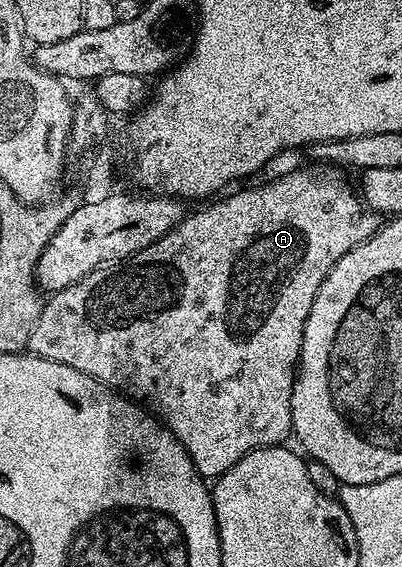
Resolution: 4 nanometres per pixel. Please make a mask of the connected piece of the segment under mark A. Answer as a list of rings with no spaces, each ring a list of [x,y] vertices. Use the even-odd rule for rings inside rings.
[[[311,164],[308,170],[291,170],[264,186],[251,186],[236,194],[228,193],[223,196],[228,198],[220,197],[215,200],[220,202],[212,201],[207,204],[212,206],[207,206],[196,214],[188,213],[168,234],[149,244],[149,248],[141,248],[141,252],[124,258],[122,262],[108,262],[105,266],[98,266],[81,280],[69,284],[69,288],[54,291],[44,301],[41,316],[37,316],[37,324],[33,324],[33,332],[29,332],[26,349],[39,358],[77,368],[77,372],[85,372],[85,376],[105,384],[110,390],[116,390],[124,398],[142,404],[173,432],[173,436],[183,445],[185,452],[189,452],[197,472],[205,480],[214,480],[229,472],[229,468],[233,468],[233,464],[237,464],[237,460],[241,460],[249,452],[286,443],[286,438],[290,439],[293,434],[291,401],[299,353],[303,347],[305,320],[313,308],[313,300],[325,276],[329,276],[333,264],[337,264],[341,256],[371,238],[381,226],[375,211],[363,205],[356,187],[352,183],[350,186],[339,174],[342,173],[336,167]]]

